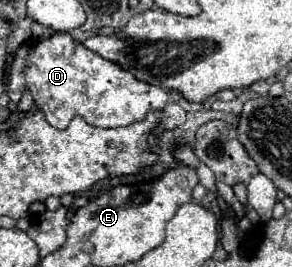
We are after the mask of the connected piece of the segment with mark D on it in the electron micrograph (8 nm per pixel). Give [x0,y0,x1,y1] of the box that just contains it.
[24,32,168,130]

